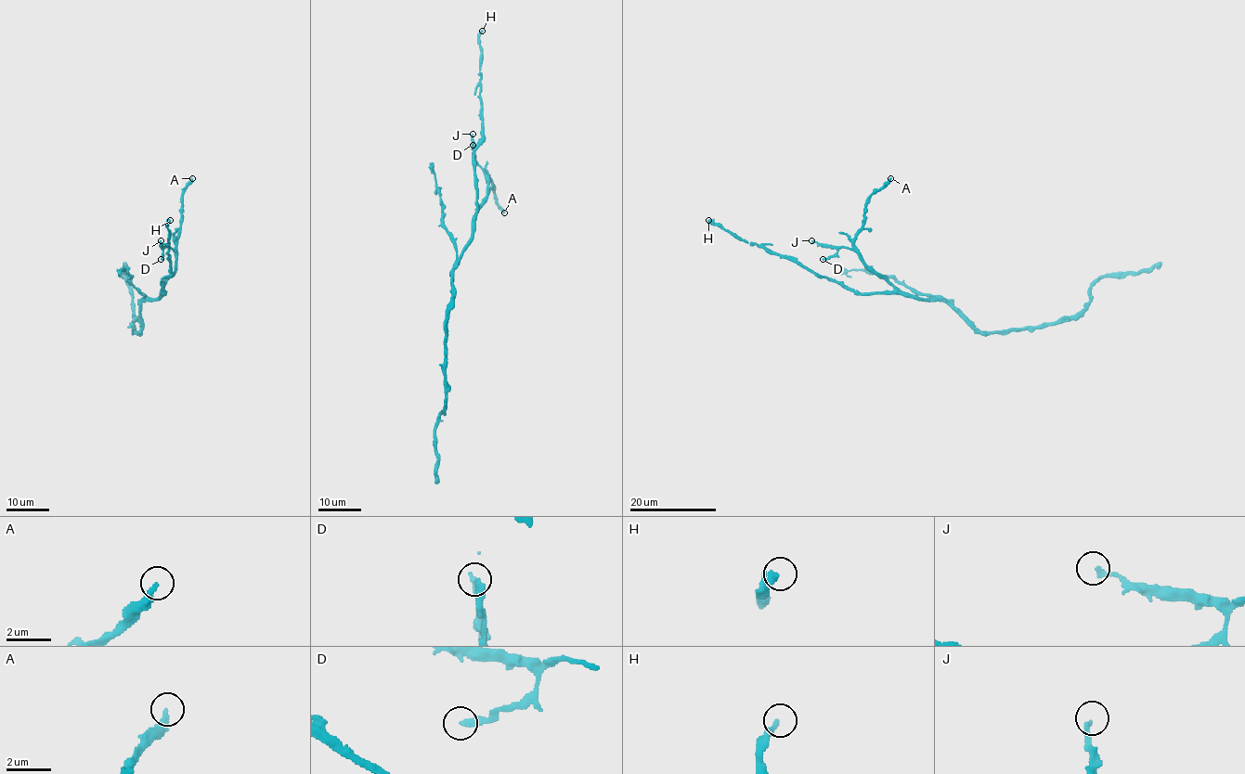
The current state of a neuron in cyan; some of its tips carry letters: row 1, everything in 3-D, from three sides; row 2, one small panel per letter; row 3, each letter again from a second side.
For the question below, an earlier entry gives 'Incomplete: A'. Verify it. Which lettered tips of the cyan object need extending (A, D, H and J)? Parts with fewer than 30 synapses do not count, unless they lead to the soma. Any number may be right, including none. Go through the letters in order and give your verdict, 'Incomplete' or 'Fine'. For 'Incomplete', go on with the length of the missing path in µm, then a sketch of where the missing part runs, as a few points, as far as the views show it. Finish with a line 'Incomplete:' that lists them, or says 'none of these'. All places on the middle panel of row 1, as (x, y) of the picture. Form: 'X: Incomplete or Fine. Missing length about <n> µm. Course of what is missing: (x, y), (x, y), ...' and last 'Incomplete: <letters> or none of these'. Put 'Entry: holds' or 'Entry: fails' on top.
Entry: fails
A: Fine
D: Fine
H: Fine
J: Fine
Incomplete: none of these

